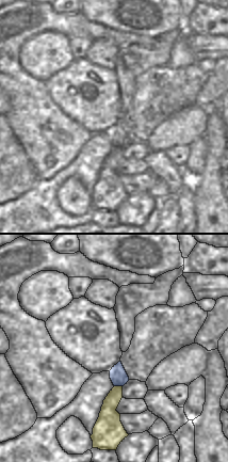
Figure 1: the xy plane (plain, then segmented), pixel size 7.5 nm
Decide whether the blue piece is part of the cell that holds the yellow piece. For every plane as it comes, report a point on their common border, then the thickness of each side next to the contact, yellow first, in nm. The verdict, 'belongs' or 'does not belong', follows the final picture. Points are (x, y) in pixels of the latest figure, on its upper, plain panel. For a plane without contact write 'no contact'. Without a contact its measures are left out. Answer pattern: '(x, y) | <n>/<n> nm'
(118, 147) | 160/130 nm

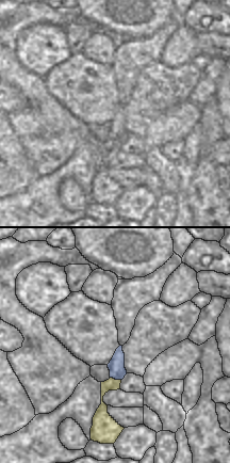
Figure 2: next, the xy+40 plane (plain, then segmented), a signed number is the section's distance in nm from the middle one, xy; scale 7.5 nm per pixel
(114, 140) | 90/130 nm

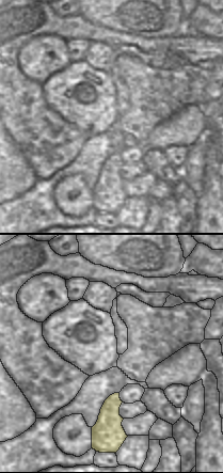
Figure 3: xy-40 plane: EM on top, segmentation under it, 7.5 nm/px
no contact

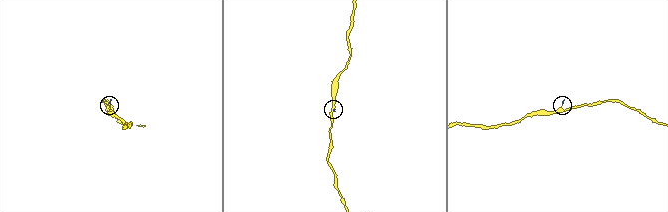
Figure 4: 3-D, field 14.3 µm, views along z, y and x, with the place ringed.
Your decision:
belongs

